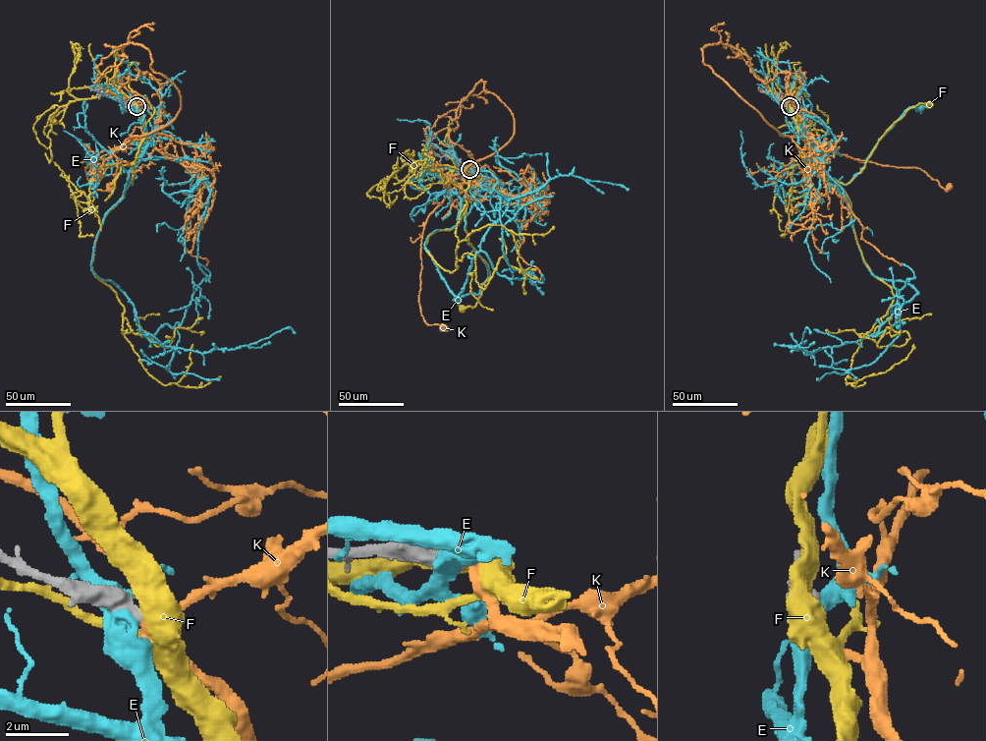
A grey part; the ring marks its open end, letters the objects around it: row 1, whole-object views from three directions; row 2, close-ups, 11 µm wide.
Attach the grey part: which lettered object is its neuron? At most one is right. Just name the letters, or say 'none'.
K

